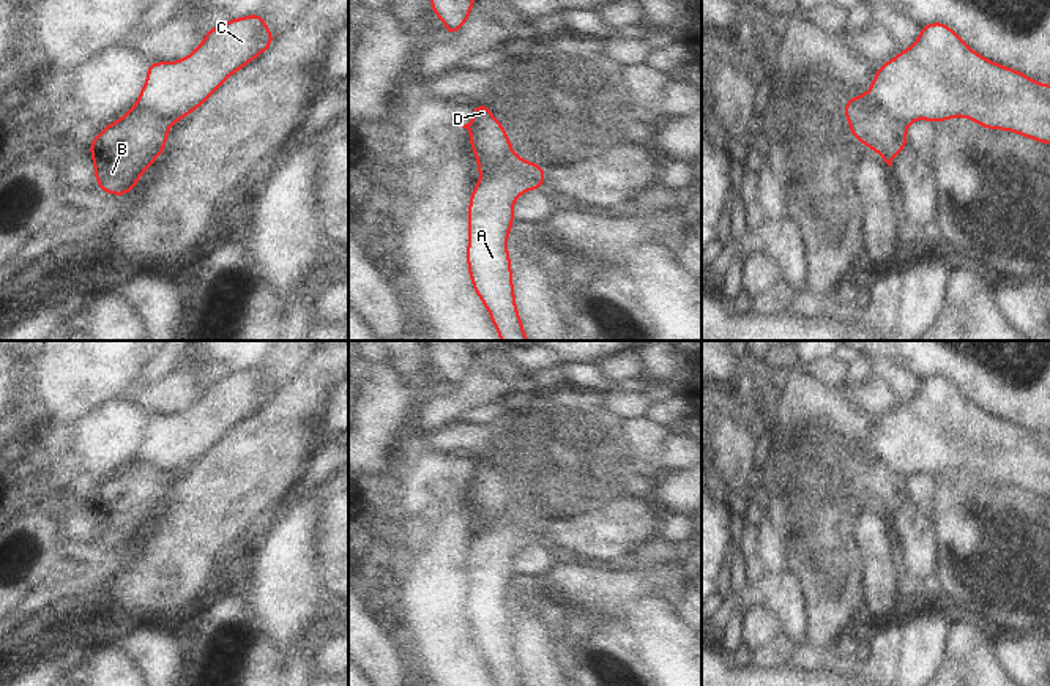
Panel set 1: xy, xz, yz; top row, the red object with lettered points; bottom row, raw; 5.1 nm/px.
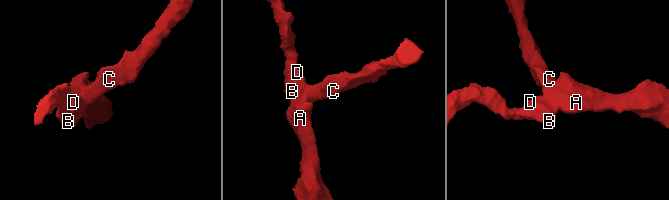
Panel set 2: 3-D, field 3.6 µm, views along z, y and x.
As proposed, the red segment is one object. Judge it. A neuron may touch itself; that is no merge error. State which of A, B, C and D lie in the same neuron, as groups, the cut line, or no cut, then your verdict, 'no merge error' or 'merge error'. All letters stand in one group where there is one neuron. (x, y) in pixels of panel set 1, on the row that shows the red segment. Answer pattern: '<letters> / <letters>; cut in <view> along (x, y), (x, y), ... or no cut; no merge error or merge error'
A C / B D; cut in xz along (517, 156), (505, 172), (481, 177); merge error

